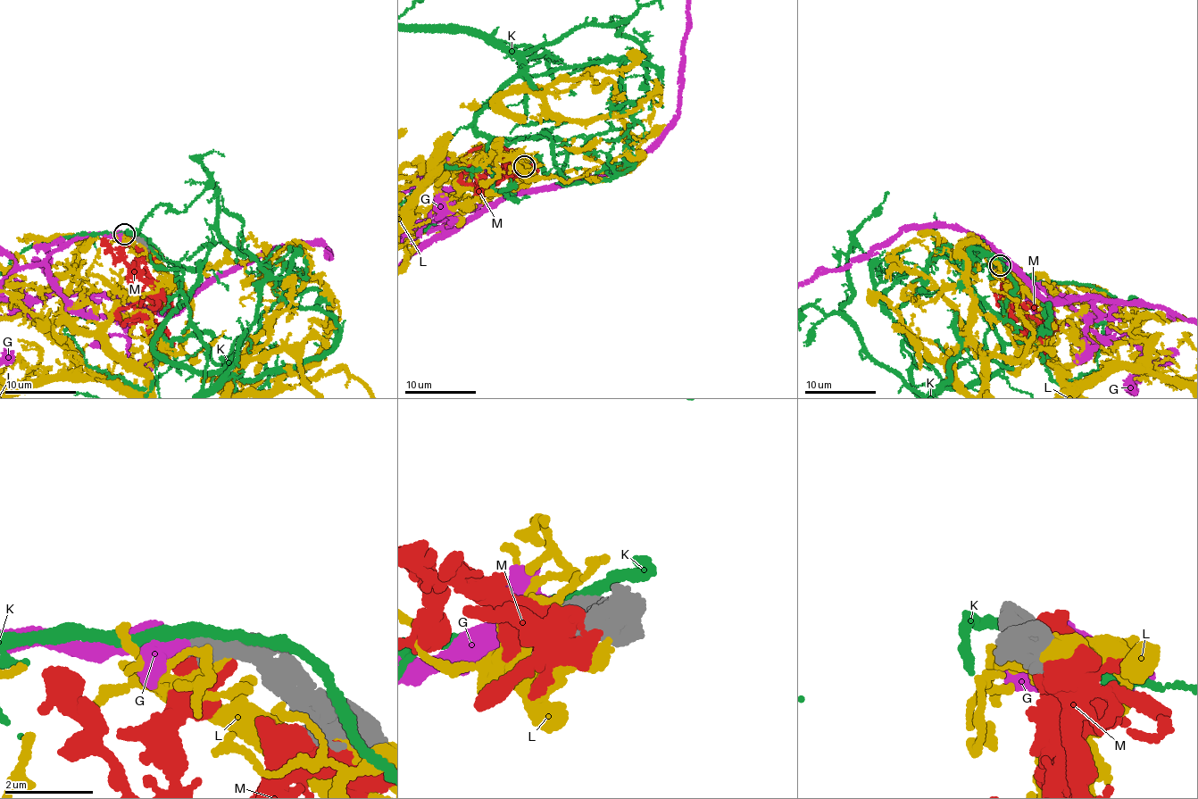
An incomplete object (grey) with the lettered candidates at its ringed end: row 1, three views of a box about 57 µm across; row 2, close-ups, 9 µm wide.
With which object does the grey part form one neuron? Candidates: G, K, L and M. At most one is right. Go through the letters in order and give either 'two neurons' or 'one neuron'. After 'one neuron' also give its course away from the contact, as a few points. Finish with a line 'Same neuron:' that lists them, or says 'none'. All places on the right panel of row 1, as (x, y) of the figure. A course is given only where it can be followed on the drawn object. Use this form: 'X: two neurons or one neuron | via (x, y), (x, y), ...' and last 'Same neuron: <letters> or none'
G: one neuron
K: two neurons
L: two neurons
M: two neurons
Same neuron: G

